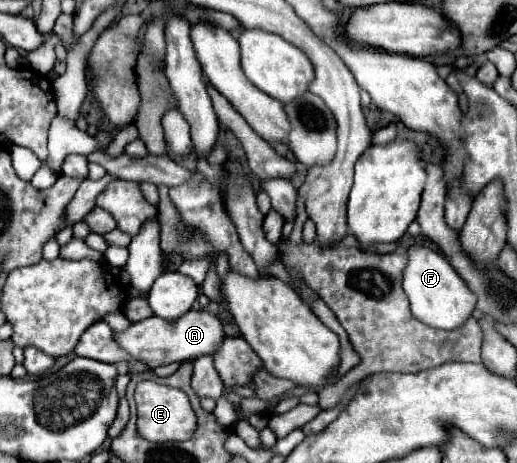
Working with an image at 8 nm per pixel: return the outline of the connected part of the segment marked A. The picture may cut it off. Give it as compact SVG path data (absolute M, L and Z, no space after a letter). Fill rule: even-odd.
M190 310L176 320L176 324L164 322L158 316L144 318L140 322L132 322L124 332L114 332L114 340L122 350L126 350L136 360L144 362L150 368L172 364L172 362L186 362L196 360L206 354L214 354L218 344L224 340L220 320L206 312L206 310Z

